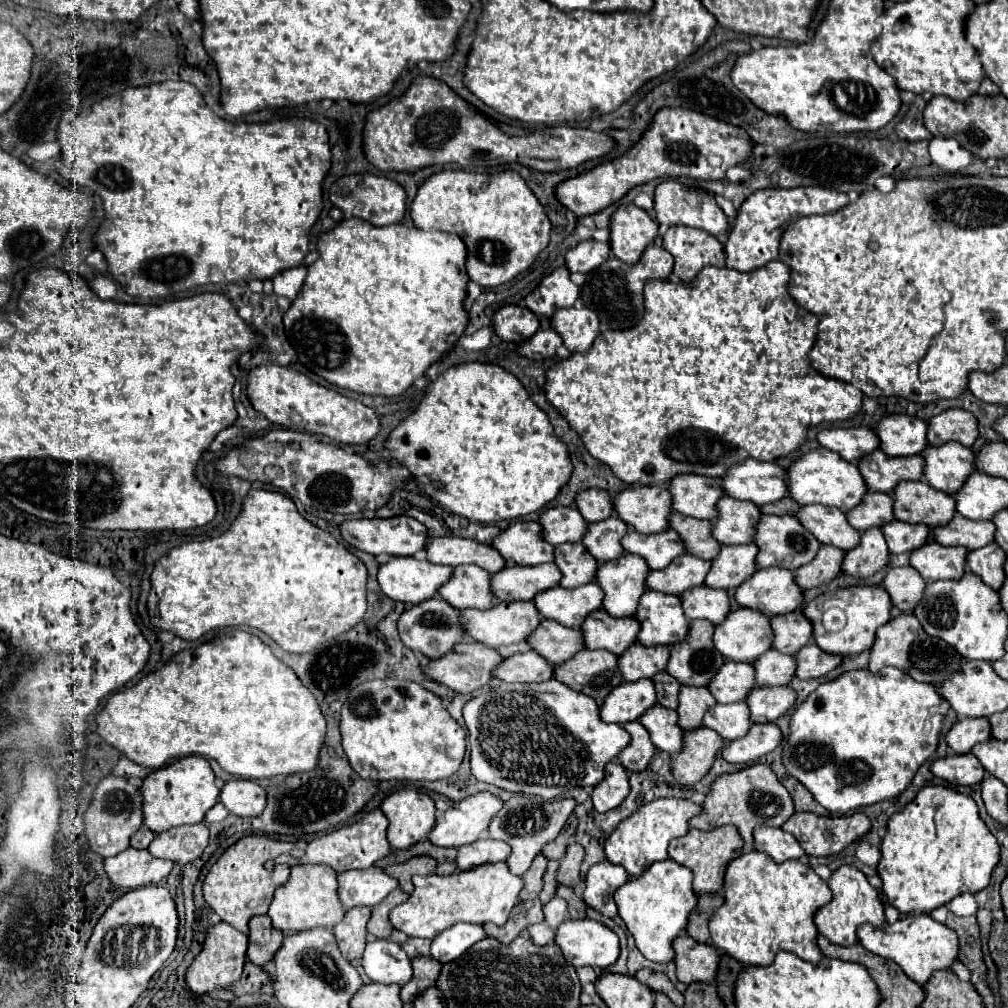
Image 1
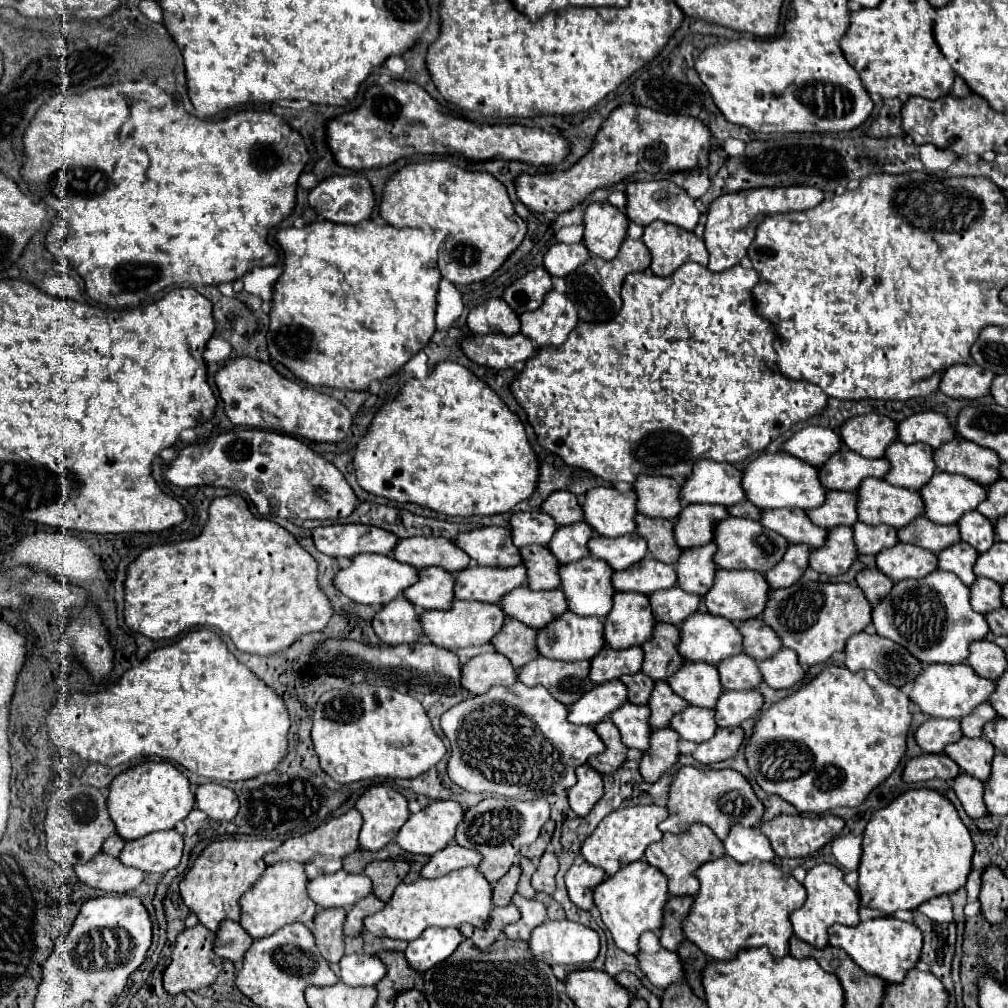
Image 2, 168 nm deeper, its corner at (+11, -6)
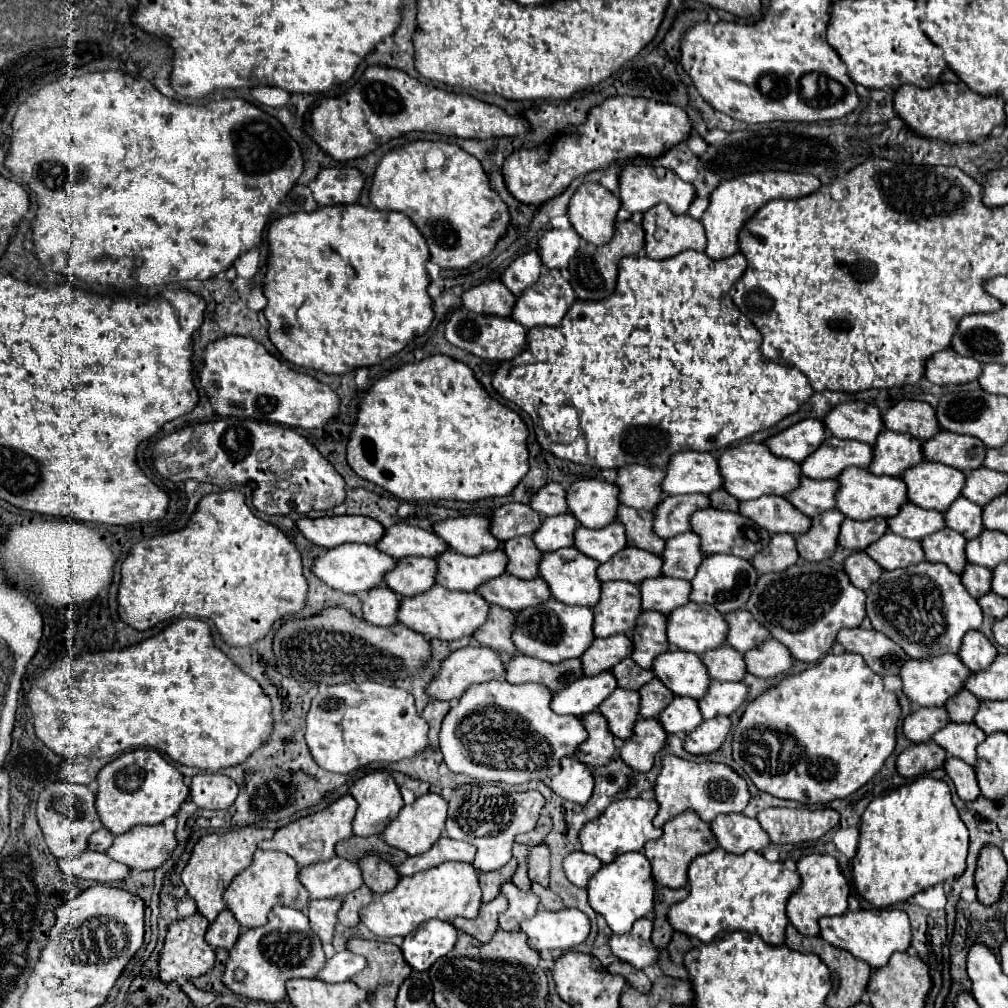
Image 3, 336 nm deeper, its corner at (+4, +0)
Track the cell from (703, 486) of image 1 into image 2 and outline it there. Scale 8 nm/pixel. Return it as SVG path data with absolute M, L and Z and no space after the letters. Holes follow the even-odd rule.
M640 474L632 488L638 496L636 510L644 516L674 520L678 516L678 510L682 510L682 504L678 502L678 484L674 478L650 478L646 474Z

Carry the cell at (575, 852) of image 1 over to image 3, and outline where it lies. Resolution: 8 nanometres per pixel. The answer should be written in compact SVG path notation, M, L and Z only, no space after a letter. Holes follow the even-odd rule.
M545 844L535 846L529 852L529 878L531 882L539 882L541 886L549 886L549 868L551 868L551 852Z

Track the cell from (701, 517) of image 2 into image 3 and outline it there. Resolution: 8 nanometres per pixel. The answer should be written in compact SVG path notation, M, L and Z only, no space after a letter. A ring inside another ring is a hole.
M685 494L685 496L667 496L655 512L655 532L669 540L681 532L691 532L689 516L695 510L711 508L711 500L705 494Z

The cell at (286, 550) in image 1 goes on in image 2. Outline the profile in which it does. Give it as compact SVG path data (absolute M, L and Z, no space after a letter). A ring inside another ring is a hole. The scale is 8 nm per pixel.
M230 494L230 496L220 496L214 498L210 508L208 508L208 522L204 524L204 530L200 536L192 538L192 540L184 540L184 542L176 542L176 544L164 544L164 546L152 546L148 550L144 550L136 560L132 560L128 564L128 572L126 572L126 582L124 582L124 622L130 630L140 632L142 636L150 638L150 640L164 640L164 638L176 638L178 634L182 634L184 630L190 630L194 626L210 626L210 628L218 628L222 634L230 636L232 642L236 644L236 648L240 652L248 652L248 654L260 654L260 656L268 656L268 654L276 654L286 650L296 638L300 638L302 634L310 634L310 632L320 632L326 622L330 620L330 600L322 594L322 590L318 590L318 582L316 582L316 562L314 558L296 542L296 538L284 530L282 526L274 524L268 518L258 518L250 512L248 502L244 498L238 498L240 494Z

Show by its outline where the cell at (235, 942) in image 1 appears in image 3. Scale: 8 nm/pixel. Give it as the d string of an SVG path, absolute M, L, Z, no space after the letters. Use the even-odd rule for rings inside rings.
M195 914L185 920L177 920L167 928L165 946L159 958L159 978L163 982L173 982L177 978L197 978L207 974L215 966L215 950L205 942L205 932L209 928L209 920L205 916Z

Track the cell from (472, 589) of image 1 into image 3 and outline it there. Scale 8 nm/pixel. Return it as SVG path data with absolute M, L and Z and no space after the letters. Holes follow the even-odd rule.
M407 556L397 562L397 568L385 576L385 584L399 596L409 598L427 592L435 586L437 560Z

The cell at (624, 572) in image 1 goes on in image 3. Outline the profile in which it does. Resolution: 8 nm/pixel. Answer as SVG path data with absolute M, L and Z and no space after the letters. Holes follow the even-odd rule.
M561 548L555 552L547 552L541 558L539 572L543 580L549 584L553 598L569 604L569 606L597 606L597 600L601 598L601 580L597 580L597 560L585 556L583 552L577 552L577 548Z

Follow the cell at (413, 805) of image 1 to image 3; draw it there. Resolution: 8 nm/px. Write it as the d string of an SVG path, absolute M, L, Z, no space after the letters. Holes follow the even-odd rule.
M375 770L359 778L351 786L351 796L359 802L353 818L355 836L375 836L385 830L389 820L397 818L397 812L405 806L401 790L387 770Z

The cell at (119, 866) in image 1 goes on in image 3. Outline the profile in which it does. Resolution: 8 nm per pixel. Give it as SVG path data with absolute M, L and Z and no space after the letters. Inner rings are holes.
M87 850L83 856L61 858L59 866L69 876L95 880L95 882L123 882L131 876L131 870L125 864L109 858L105 852Z

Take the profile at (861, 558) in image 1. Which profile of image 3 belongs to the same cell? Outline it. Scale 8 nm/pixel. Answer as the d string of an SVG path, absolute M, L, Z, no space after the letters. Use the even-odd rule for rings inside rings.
M829 510L815 516L811 530L797 536L797 550L801 558L811 562L821 562L831 558L839 546L837 532L841 530L843 520L845 516L841 516L841 512L837 510Z

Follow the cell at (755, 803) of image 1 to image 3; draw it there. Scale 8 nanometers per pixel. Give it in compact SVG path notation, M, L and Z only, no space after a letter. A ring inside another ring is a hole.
M677 756L663 758L663 770L655 780L655 800L659 802L659 812L653 818L653 826L663 828L673 816L687 810L697 812L707 824L711 824L717 814L723 812L743 812L751 800L745 778L741 778L733 768L721 762L691 762Z

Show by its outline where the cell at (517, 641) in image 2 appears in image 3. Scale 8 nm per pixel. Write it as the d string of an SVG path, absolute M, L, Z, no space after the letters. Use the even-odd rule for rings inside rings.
M493 606L489 612L487 624L483 624L475 632L475 640L479 640L481 646L489 646L489 648L493 648L497 652L505 652L505 654L509 654L509 658L513 658L519 654L513 644L513 638L511 638L515 622L517 622L517 618L513 612Z

